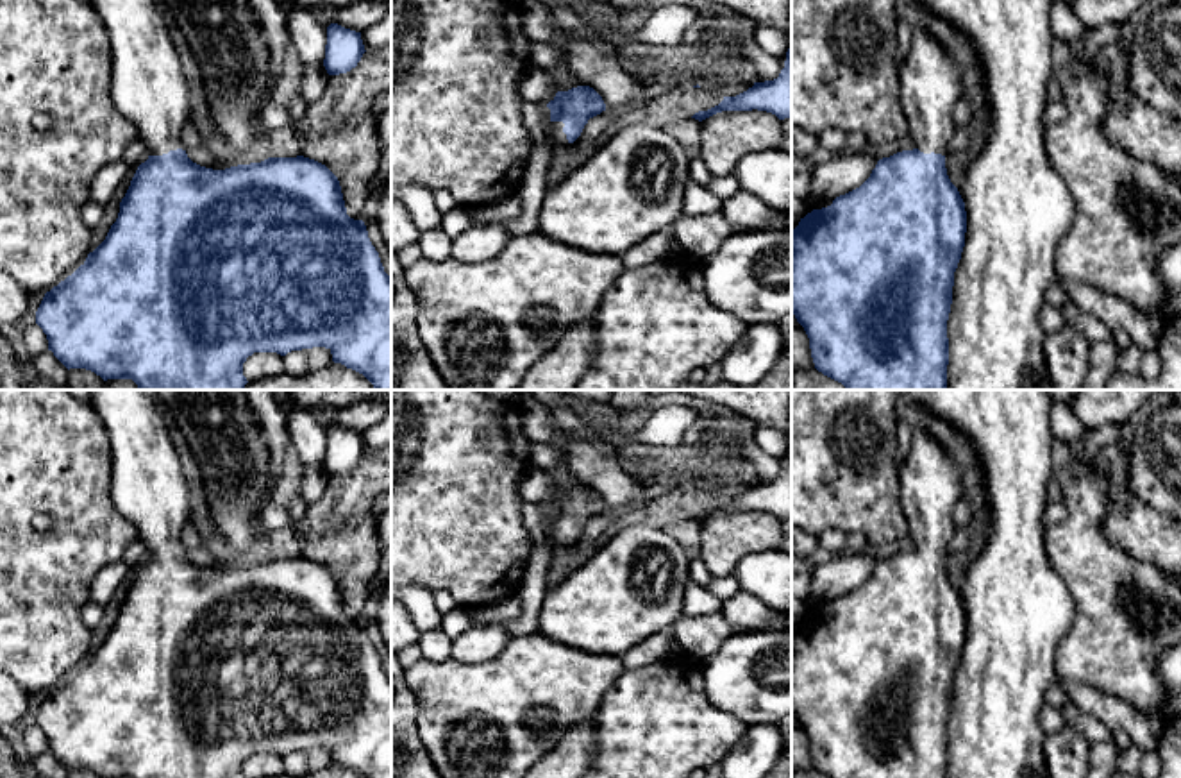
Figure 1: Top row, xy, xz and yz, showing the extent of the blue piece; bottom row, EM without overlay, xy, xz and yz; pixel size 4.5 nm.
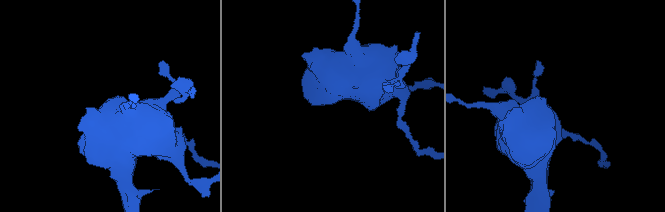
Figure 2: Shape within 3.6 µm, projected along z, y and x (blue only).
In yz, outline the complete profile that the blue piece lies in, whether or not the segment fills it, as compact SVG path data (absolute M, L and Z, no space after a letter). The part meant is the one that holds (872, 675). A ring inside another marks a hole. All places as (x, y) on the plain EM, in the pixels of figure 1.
M927 426L911 429L911 451L899 467L899 497L915 549L879 560L859 588L813 610L792 633L792 712L809 739L815 769L827 778L947 778L947 721L967 633L965 603L945 569L961 472Z

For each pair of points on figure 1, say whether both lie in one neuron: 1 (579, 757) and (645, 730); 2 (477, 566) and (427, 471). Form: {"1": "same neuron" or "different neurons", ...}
{"1": "different neurons", "2": "same neuron"}

